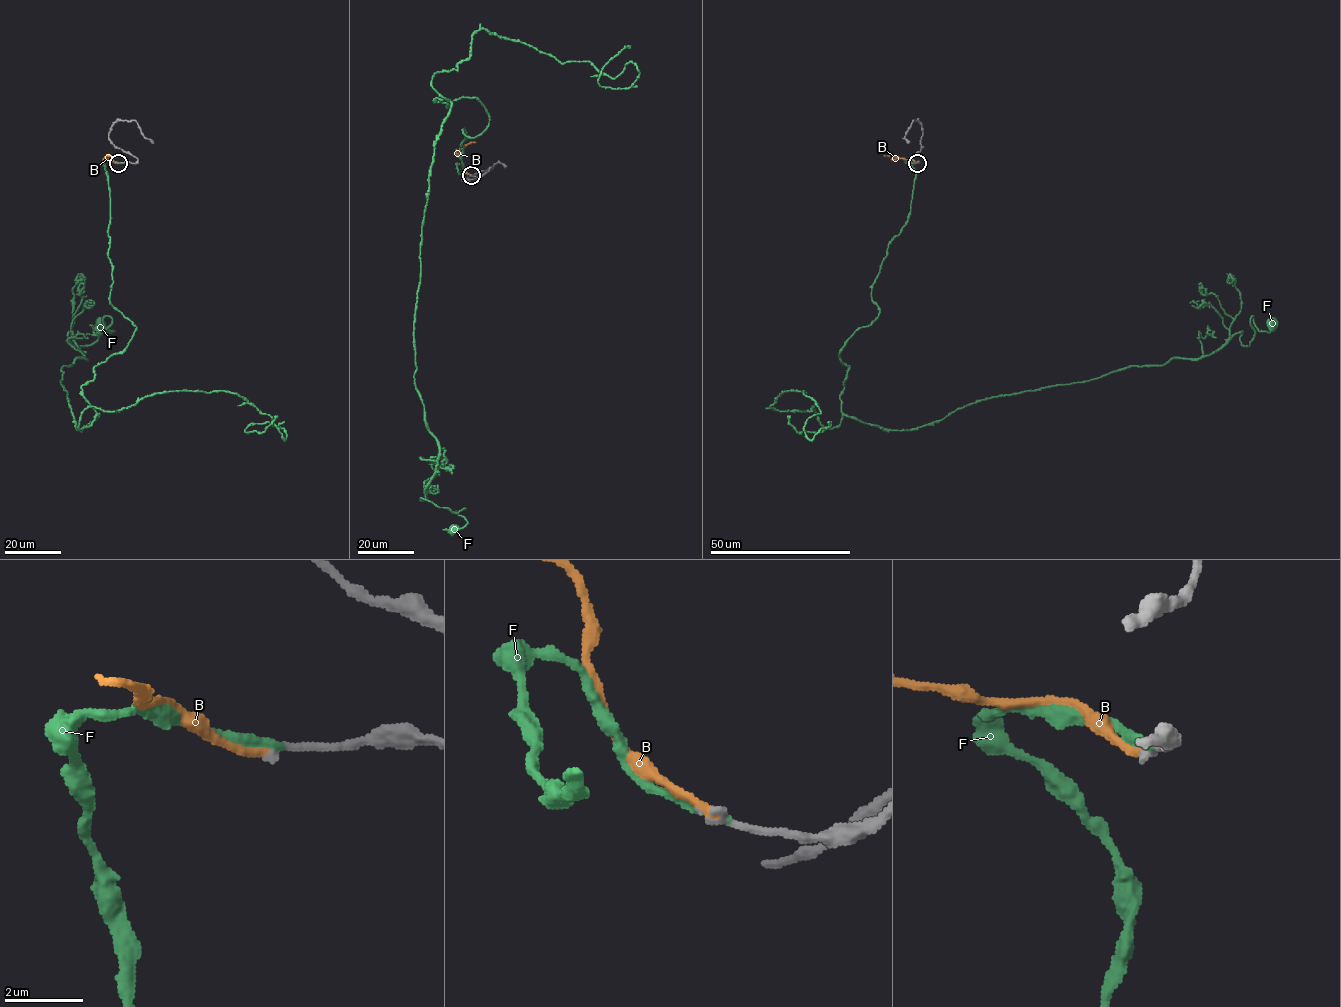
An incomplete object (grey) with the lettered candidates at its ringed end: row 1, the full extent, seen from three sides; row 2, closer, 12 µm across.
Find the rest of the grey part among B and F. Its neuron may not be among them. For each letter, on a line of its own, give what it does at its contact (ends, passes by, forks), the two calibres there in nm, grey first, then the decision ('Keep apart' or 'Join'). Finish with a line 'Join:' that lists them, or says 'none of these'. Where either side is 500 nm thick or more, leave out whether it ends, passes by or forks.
B: It ends there. Thickness 200 nm (grey) against 240 nm. Keep apart
F: It ends there. Thickness 200 nm (grey) against 300 nm. Join
Join: F

